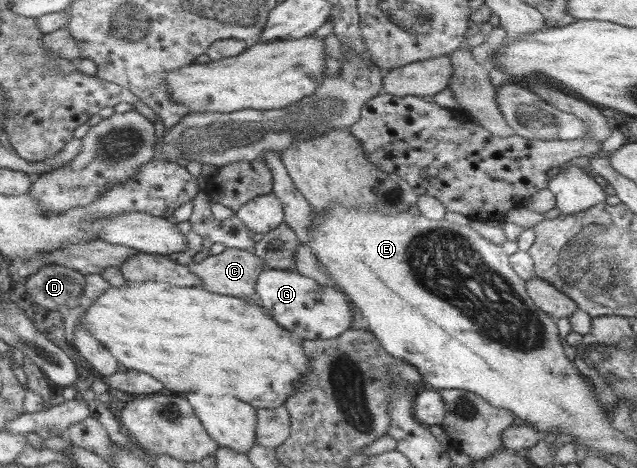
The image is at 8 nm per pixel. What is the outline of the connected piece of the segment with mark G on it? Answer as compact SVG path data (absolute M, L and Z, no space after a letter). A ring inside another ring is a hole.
M265 268L258 275L255 292L270 318L289 333L294 332L305 340L330 339L353 328L351 304L342 291L318 284L294 270Z

